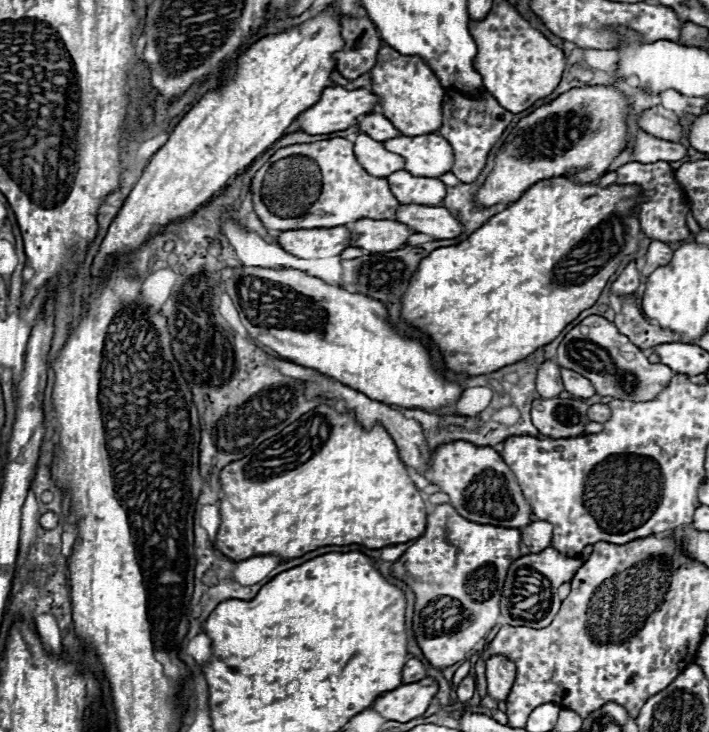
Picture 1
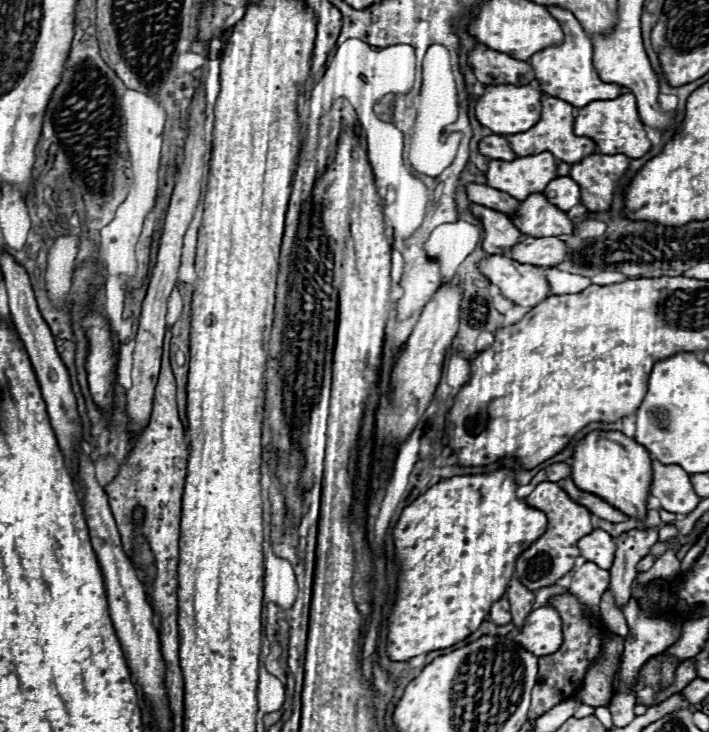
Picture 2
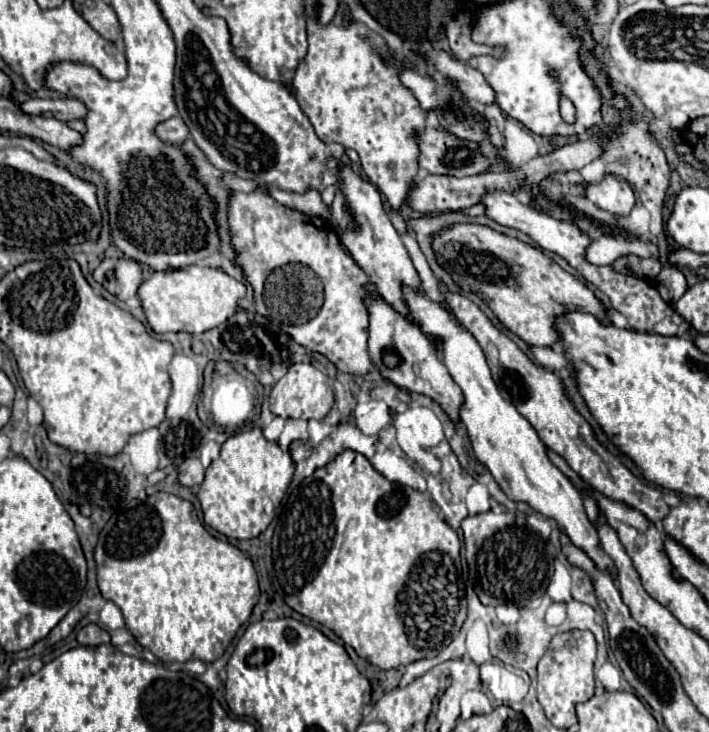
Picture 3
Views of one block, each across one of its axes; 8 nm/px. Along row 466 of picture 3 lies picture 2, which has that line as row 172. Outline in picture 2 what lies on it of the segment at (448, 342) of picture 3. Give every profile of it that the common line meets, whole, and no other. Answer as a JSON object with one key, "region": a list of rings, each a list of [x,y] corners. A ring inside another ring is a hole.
{"region":[[[542,152],[512,162],[492,160],[486,178],[490,188],[506,192],[516,200],[526,200],[530,194],[542,192],[556,178],[556,168],[558,160],[550,152]]]}

